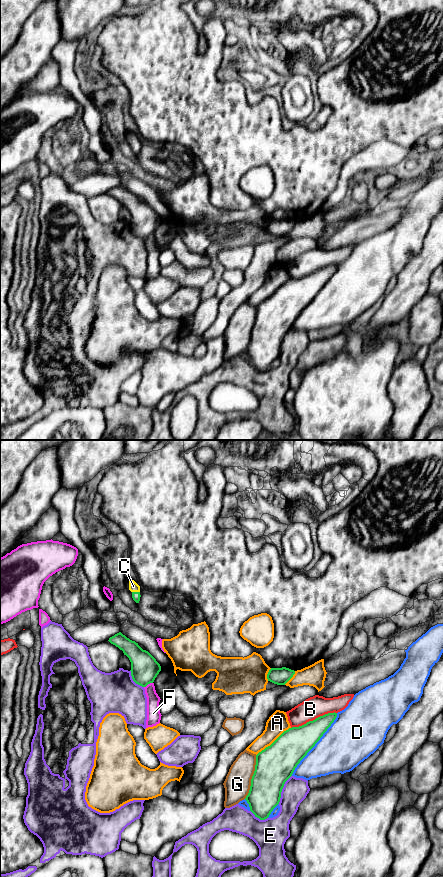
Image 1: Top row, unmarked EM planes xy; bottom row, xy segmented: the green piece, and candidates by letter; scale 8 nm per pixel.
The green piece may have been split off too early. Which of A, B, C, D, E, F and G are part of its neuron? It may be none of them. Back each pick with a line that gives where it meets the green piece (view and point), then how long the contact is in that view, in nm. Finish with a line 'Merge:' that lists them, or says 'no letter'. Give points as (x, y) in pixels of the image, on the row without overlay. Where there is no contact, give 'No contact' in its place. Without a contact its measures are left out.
C: Touches green at xy (136, 144). Shared border 60 nm
Merge: C

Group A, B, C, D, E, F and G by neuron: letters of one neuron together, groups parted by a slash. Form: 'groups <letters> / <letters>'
groups A / B / C / D / E / F / G

